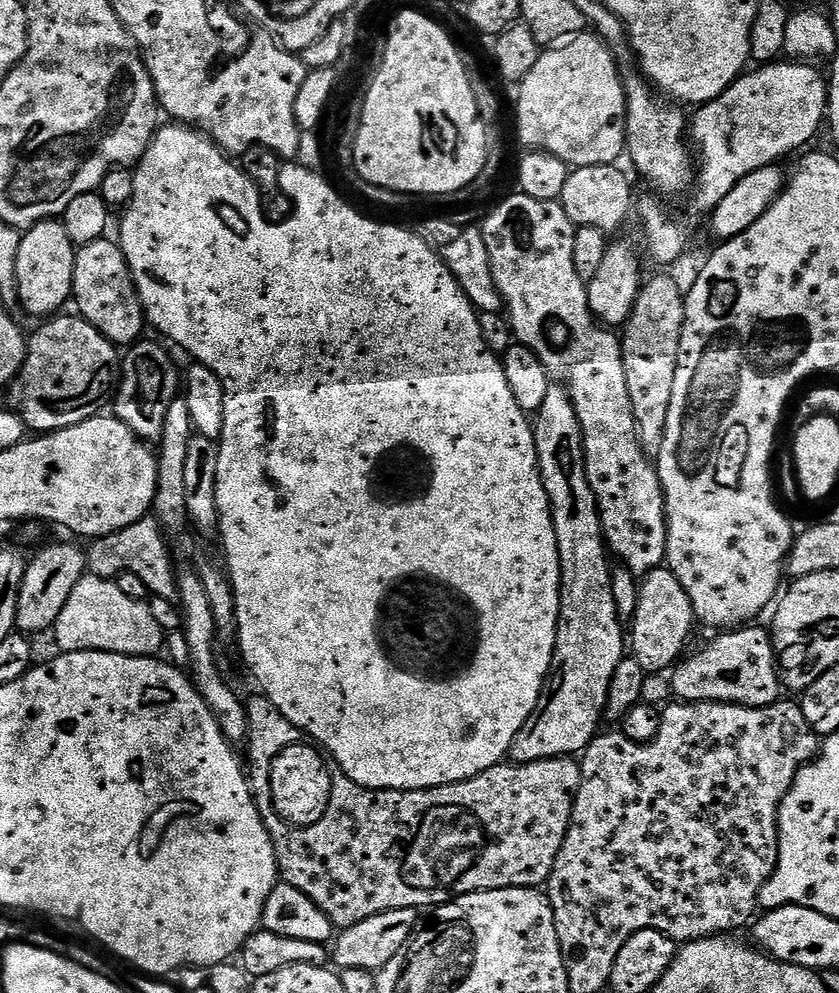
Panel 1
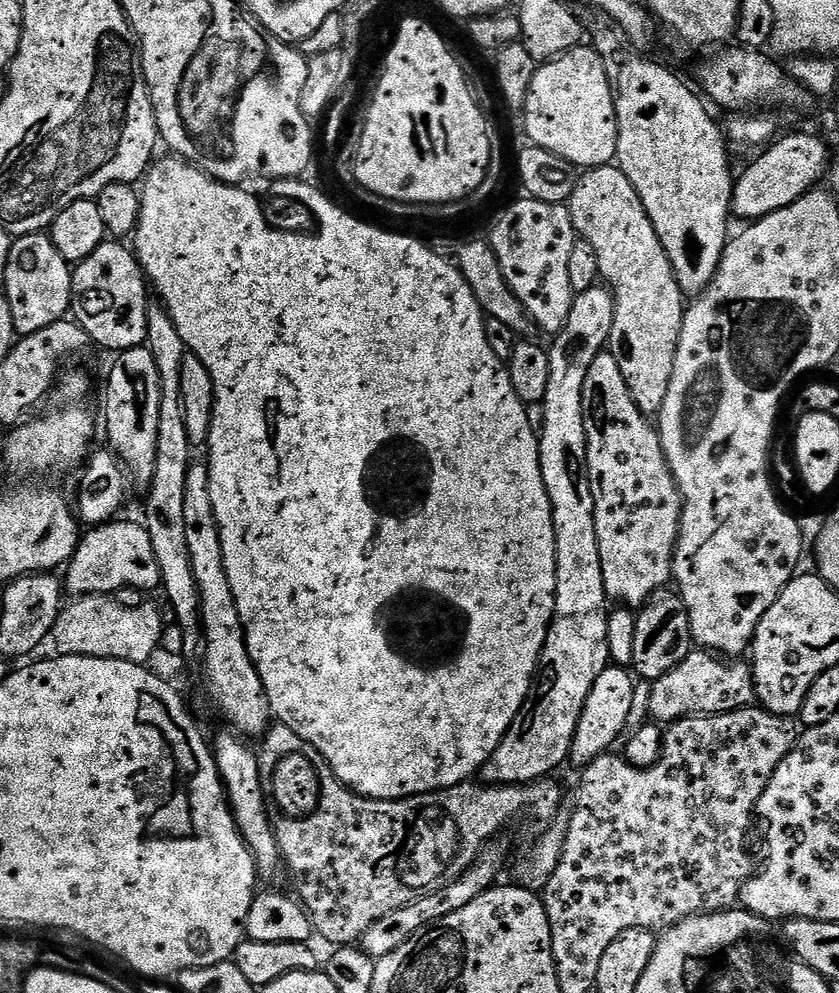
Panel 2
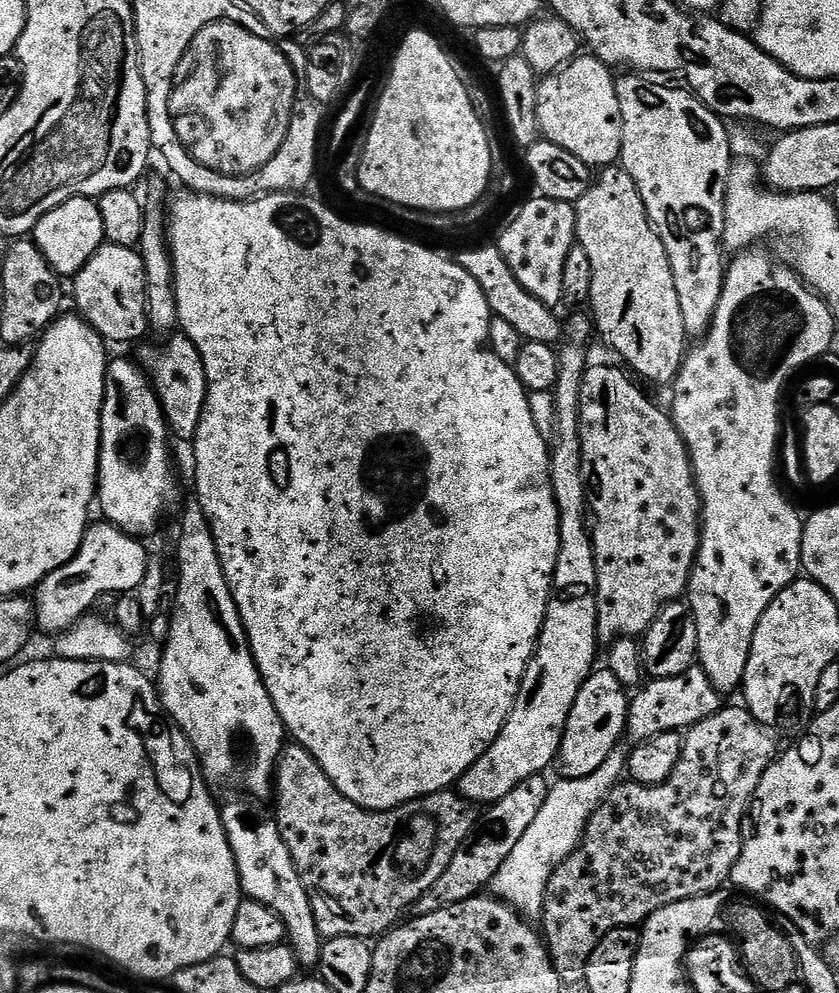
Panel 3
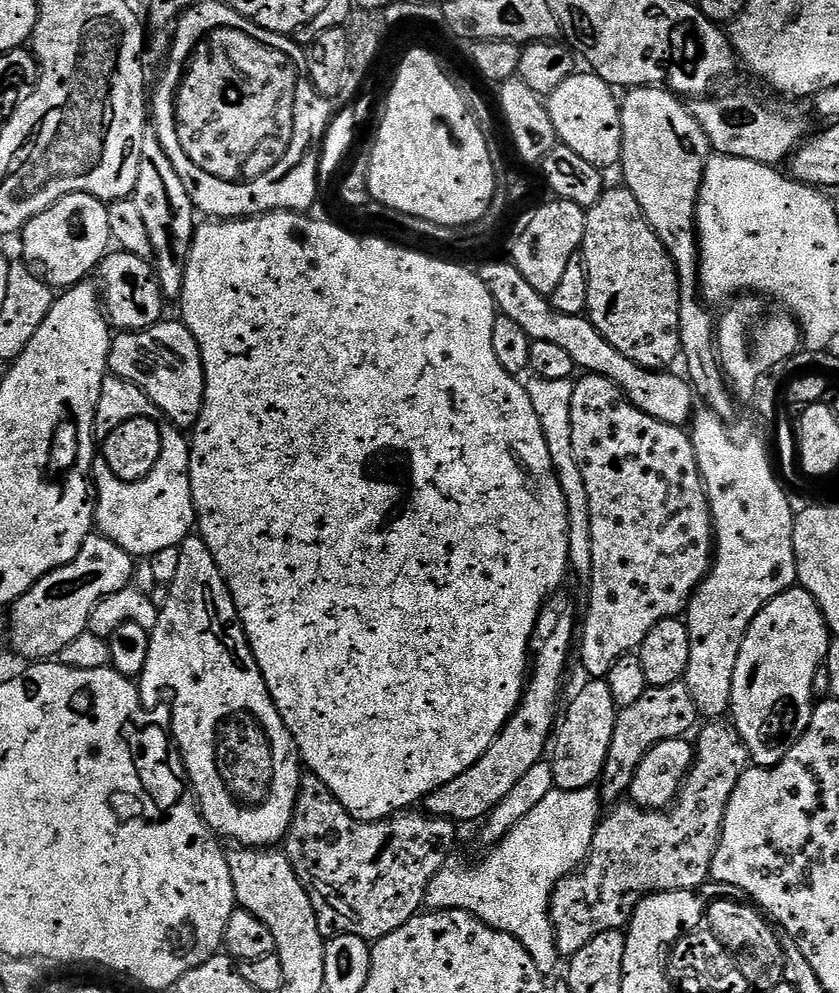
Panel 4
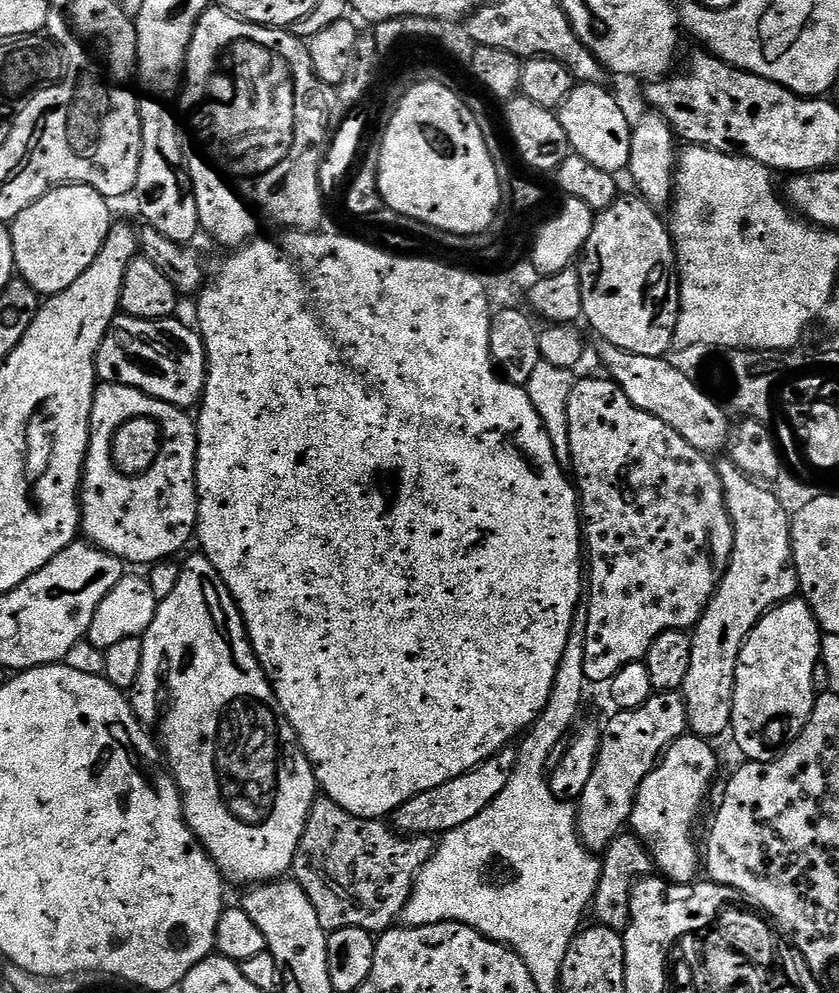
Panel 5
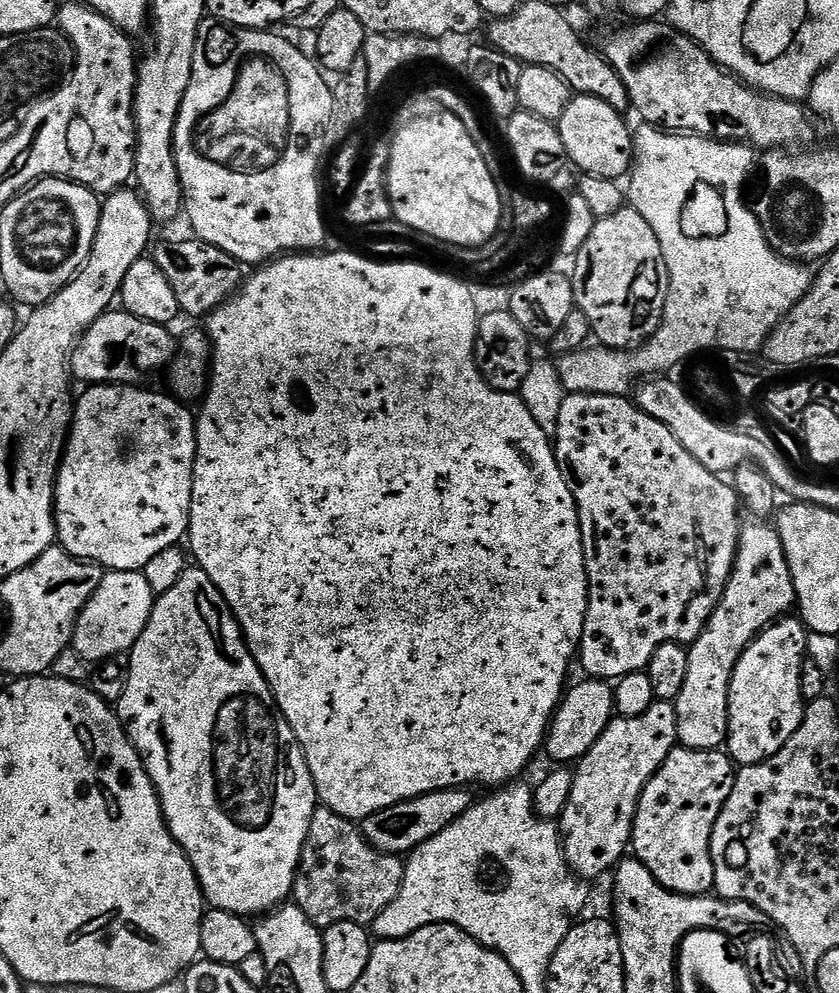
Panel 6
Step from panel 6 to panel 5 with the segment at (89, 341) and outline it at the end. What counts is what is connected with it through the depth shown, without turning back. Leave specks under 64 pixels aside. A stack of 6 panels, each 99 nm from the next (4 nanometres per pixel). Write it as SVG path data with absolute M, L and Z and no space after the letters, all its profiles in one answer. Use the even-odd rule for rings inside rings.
M118 314L112 319L98 350L96 351L96 379L106 384L125 384L145 392L147 396L158 398L175 408L185 410L199 405L200 397L204 394L204 378L206 375L206 357L204 341L195 327L187 328L177 318L167 320L143 320L137 316Z

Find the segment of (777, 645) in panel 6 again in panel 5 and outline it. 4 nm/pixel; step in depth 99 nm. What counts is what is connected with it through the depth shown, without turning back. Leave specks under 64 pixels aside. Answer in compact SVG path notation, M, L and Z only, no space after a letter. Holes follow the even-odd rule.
M802 598L783 600L781 604L775 604L745 638L736 667L730 725L730 736L736 739L745 761L766 764L776 759L793 740L798 738L798 734L802 734L818 695L812 685L812 679L816 665L822 660L820 639L822 633L818 622L810 606Z

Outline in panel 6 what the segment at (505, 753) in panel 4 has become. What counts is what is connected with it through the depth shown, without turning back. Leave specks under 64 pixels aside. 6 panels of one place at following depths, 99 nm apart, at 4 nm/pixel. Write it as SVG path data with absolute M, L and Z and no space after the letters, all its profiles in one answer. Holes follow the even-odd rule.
M453 788L447 792L428 792L425 796L415 796L412 800L403 800L386 810L378 810L362 821L364 837L380 852L388 852L391 856L403 857L411 854L422 842L434 838L442 830L450 826L474 803L471 791L464 788Z

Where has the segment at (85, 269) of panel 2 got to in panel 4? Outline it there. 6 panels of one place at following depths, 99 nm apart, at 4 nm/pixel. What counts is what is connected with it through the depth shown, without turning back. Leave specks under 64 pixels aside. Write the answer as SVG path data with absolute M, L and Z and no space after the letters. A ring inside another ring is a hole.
M109 251L100 262L98 269L99 287L102 289L102 307L111 327L126 332L141 332L161 323L166 301L156 273L149 261L138 258L129 252Z

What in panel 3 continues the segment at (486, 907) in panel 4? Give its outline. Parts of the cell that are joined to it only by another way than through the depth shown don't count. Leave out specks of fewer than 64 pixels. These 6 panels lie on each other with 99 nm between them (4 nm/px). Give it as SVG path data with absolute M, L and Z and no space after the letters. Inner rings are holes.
M621 742L610 754L610 758L606 758L606 762L602 762L602 766L594 770L594 774L577 780L560 778L557 779L557 784L553 783L549 787L546 806L538 810L538 818L534 818L534 823L526 830L526 834L522 834L518 846L514 846L510 853L510 858L502 862L502 870L494 874L490 892L495 899L515 908L529 922L539 921L543 917L546 886L554 870L559 864L566 862L570 854L576 852L594 810L598 810L610 790L614 790L625 779L629 751L629 745Z

